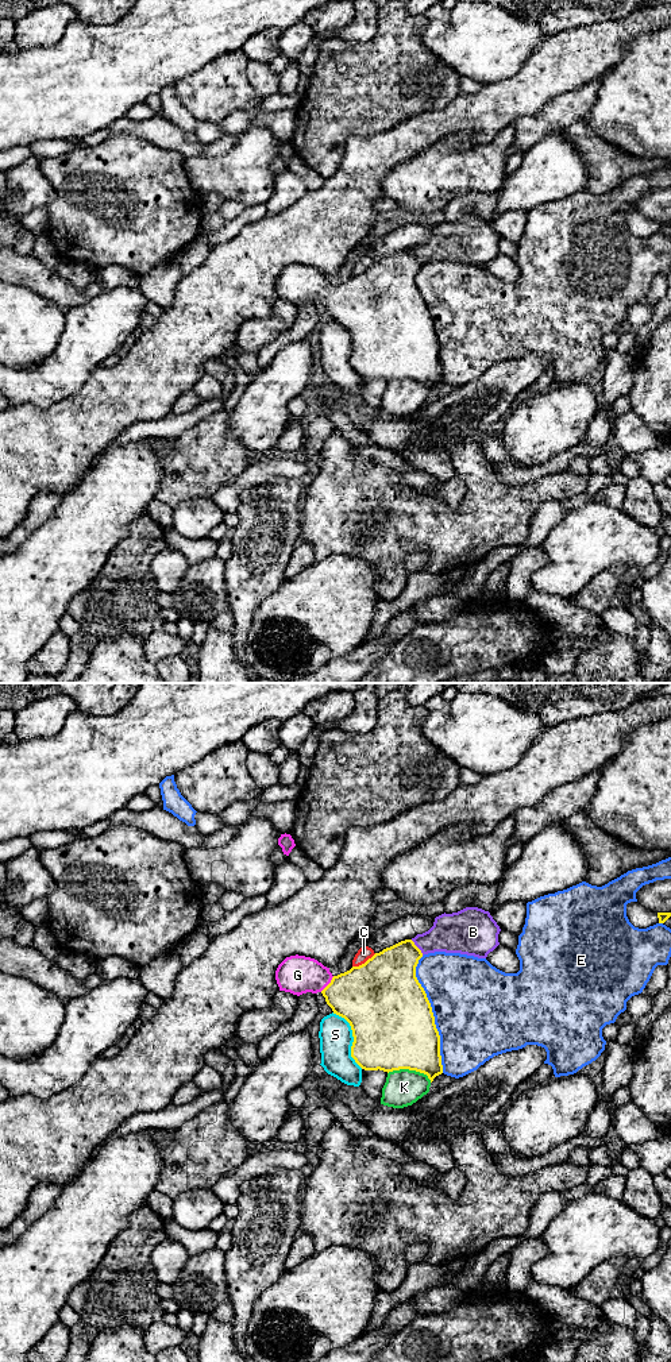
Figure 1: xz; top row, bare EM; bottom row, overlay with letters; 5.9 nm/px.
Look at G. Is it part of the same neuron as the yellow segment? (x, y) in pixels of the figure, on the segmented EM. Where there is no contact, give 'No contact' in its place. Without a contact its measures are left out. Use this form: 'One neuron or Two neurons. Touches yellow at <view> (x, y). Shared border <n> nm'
One neuron. Touches yellow at xz (328, 984). Shared border 130 nm

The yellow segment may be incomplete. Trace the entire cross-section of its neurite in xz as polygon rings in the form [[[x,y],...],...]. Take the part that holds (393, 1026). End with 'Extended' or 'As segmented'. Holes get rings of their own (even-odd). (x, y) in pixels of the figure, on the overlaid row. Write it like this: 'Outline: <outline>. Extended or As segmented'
Outline: [[[412,939],[375,953],[365,964],[333,976],[329,968],[305,956],[286,957],[275,971],[279,991],[293,995],[321,992],[333,1014],[344,1018],[352,1030],[351,1057],[365,1070],[393,1072],[409,1069],[424,1073],[431,1083],[443,1073],[440,1035],[427,993],[416,977],[423,957]]]. Extended

